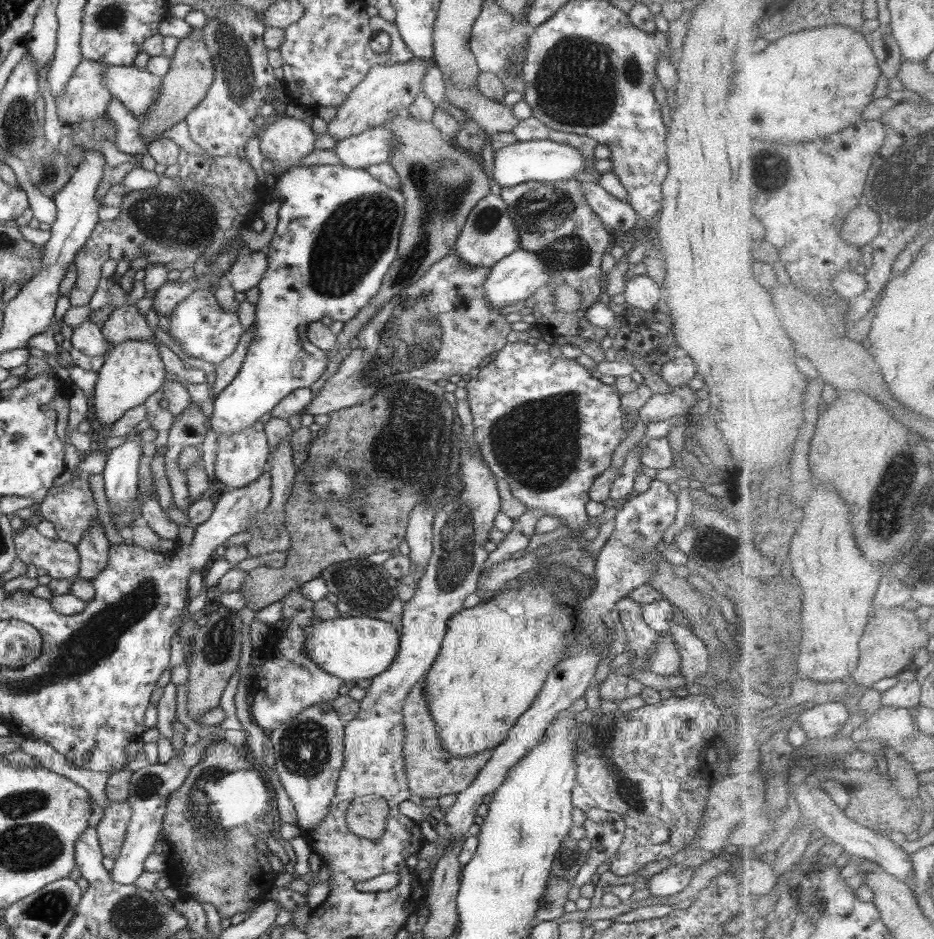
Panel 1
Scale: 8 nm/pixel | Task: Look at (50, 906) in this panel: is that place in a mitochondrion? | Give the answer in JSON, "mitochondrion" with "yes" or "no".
{"mitochondrion":"yes"}

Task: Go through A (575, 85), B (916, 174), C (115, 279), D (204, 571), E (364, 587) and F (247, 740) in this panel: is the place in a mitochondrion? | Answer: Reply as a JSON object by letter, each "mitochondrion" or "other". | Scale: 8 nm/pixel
{"A":"mitochondrion","B":"mitochondrion","C":"other","D":"other","E":"mitochondrion","F":"other"}

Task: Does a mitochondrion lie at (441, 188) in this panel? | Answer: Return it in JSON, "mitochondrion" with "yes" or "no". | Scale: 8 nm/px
{"mitochondrion":"yes"}

